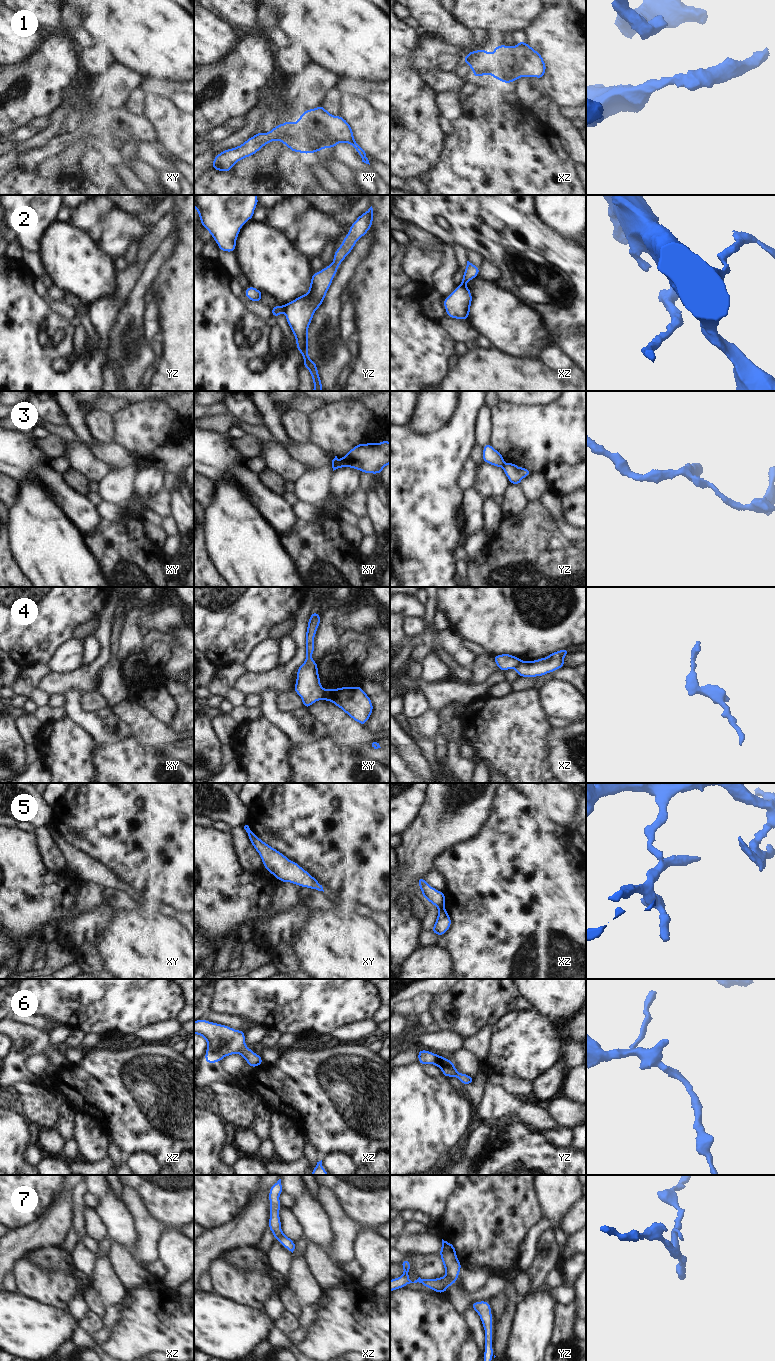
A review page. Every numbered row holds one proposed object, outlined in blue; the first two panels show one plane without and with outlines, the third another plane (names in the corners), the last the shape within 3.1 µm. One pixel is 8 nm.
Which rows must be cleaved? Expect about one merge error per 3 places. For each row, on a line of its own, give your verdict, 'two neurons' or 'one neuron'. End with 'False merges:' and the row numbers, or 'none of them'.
1: one neuron
2: two neurons
3: two neurons
4: two neurons
5: two neurons
6: one neuron
7: two neurons
False merges: 2, 3, 4, 5, 7

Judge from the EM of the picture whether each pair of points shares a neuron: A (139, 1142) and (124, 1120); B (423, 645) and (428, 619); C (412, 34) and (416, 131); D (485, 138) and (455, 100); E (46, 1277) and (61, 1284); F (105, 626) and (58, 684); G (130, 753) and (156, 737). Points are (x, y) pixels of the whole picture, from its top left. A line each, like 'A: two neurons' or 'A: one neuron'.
A: one neuron
B: one neuron
C: one neuron
D: two neurons
E: one neuron
F: one neuron
G: two neurons

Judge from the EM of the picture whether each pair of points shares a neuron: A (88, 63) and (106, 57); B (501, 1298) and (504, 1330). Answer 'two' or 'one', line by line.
A: one
B: two

